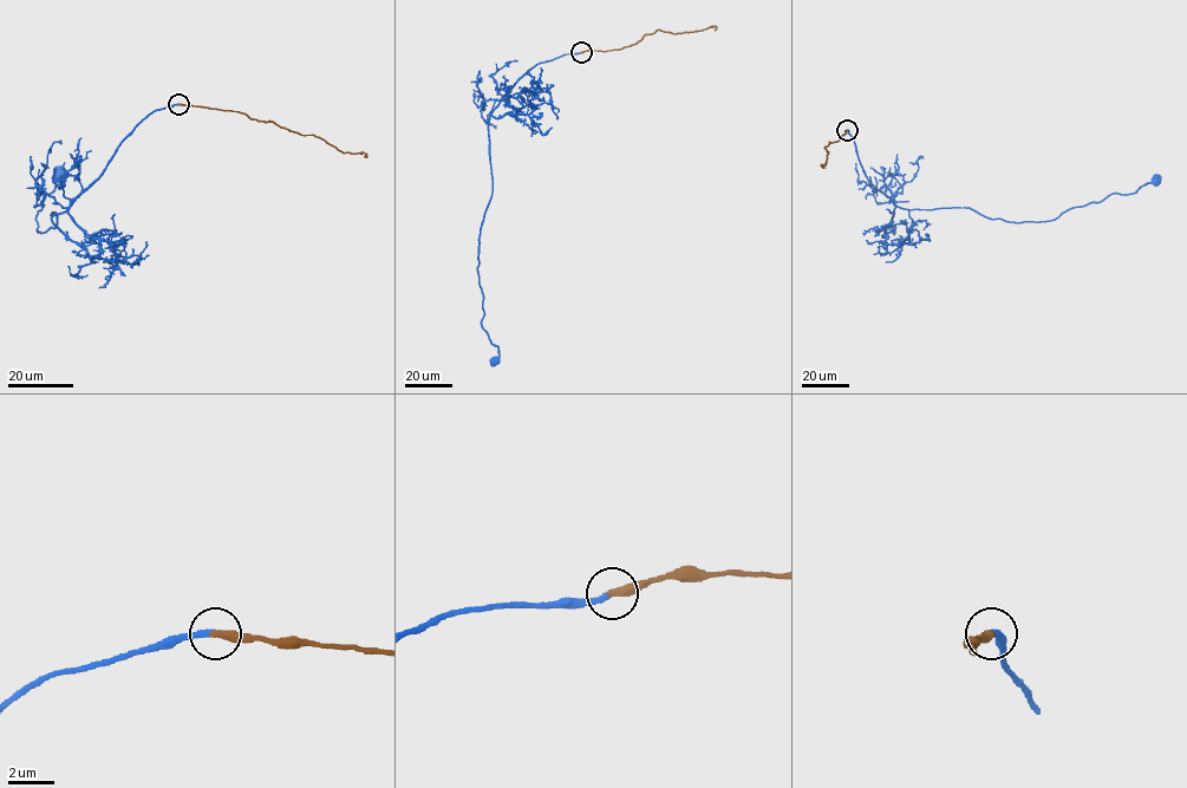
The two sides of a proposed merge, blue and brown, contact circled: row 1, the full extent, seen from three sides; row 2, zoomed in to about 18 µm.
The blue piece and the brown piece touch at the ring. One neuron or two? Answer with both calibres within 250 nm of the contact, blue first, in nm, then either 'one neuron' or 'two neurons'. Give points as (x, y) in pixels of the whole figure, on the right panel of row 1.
calibres 260 and 380 nm; one neuron

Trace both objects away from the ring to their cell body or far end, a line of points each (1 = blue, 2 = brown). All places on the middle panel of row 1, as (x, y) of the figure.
1: (580, 52), (539, 63), (490, 115), (493, 190), (481, 225), (477, 267), (481, 326), (499, 349), (495, 362)
2: (580, 52), (623, 49), (657, 30), (678, 33), (715, 26), (715, 30)

